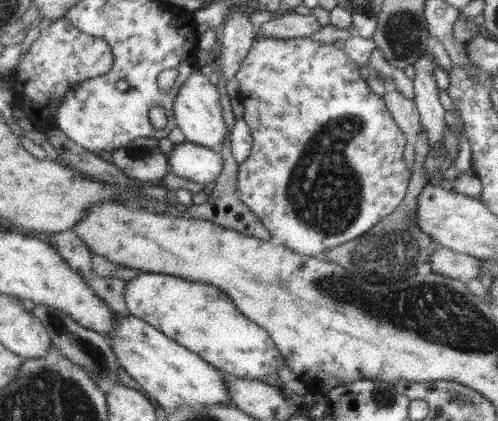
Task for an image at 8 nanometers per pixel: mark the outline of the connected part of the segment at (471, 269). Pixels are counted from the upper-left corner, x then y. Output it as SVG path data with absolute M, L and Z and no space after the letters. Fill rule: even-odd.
M437 244L427 258L431 273L463 281L479 276L481 261L465 254L452 252Z

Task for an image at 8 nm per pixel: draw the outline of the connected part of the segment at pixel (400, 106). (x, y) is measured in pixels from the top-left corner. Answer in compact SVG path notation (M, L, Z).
M395 90L384 92L382 99L396 126L407 136L408 141L413 142L421 128L414 102Z

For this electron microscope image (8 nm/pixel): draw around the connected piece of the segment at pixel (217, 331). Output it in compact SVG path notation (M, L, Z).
M142 272L127 281L125 296L131 314L151 323L223 372L262 381L284 364L267 332L245 318L216 286L170 274Z

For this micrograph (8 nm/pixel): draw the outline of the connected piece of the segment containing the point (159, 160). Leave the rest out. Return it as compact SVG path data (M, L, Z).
M137 138L129 145L111 153L111 163L117 165L127 176L143 184L161 184L161 178L170 172L170 153L166 141L159 138Z

